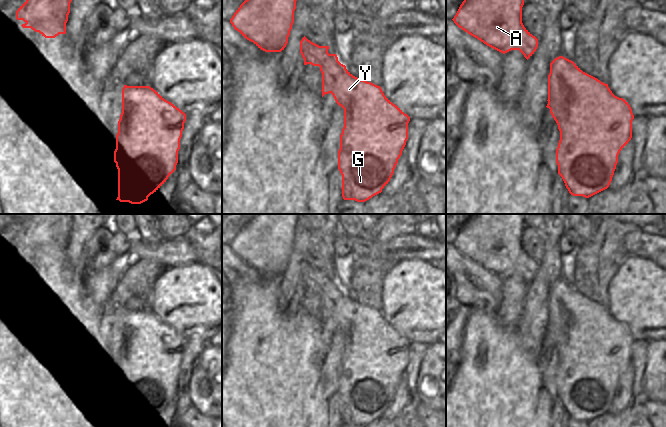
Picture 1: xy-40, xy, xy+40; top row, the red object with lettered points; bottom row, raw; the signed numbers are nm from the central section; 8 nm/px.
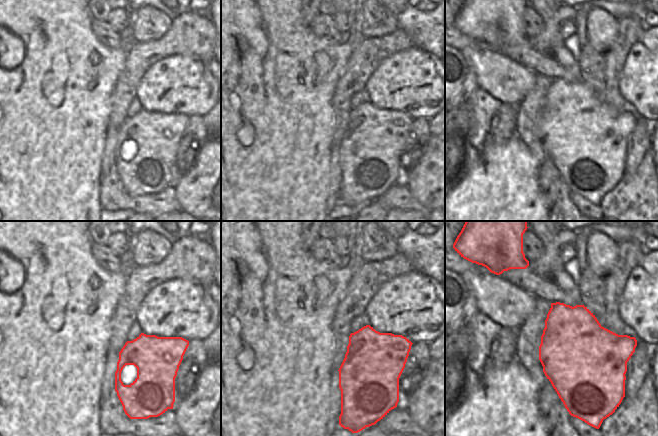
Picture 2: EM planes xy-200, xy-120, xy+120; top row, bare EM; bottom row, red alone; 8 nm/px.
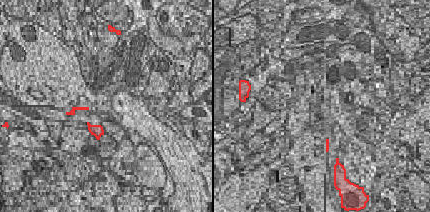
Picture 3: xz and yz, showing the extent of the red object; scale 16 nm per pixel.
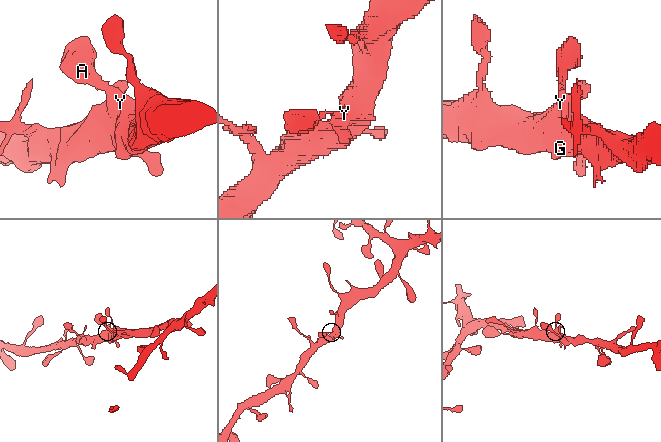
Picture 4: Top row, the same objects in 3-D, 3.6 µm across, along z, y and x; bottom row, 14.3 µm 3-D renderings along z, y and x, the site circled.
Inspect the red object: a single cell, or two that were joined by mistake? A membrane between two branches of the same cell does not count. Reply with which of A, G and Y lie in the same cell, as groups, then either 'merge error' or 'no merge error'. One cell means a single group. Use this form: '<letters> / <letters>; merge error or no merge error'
A G Y; no merge error

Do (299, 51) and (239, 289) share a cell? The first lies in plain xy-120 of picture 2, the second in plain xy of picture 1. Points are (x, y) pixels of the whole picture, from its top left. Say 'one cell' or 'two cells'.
one cell

